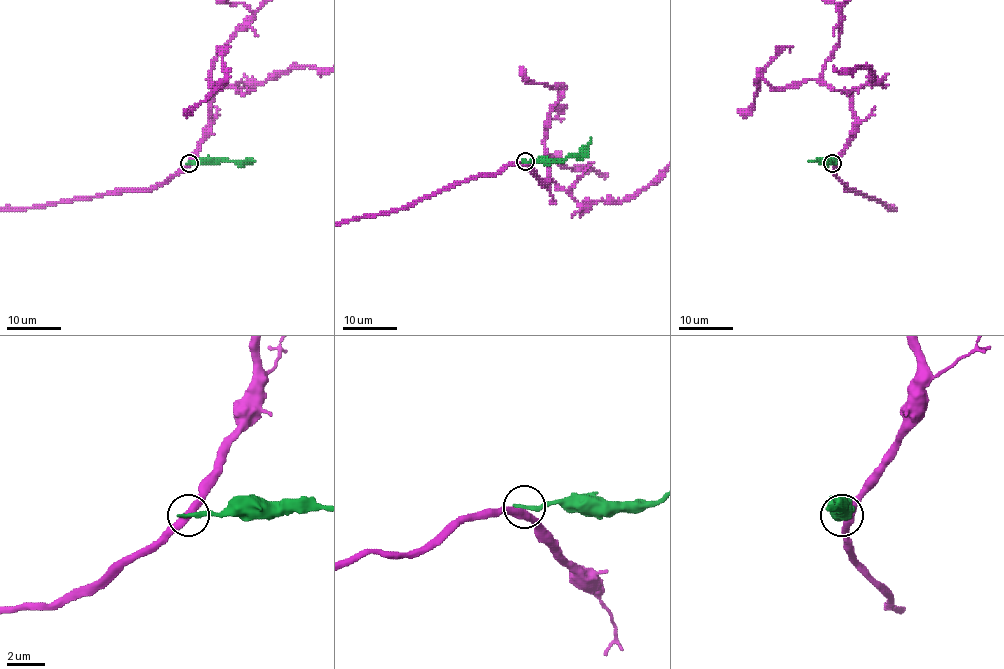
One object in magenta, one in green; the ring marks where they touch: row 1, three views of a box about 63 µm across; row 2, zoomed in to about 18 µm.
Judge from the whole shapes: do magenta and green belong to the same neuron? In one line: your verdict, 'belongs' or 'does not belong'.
does not belong

